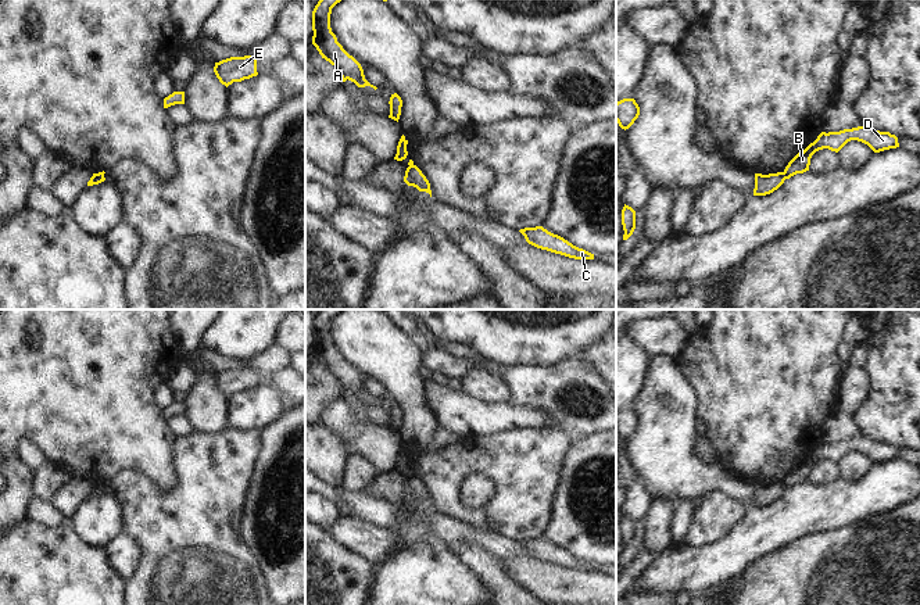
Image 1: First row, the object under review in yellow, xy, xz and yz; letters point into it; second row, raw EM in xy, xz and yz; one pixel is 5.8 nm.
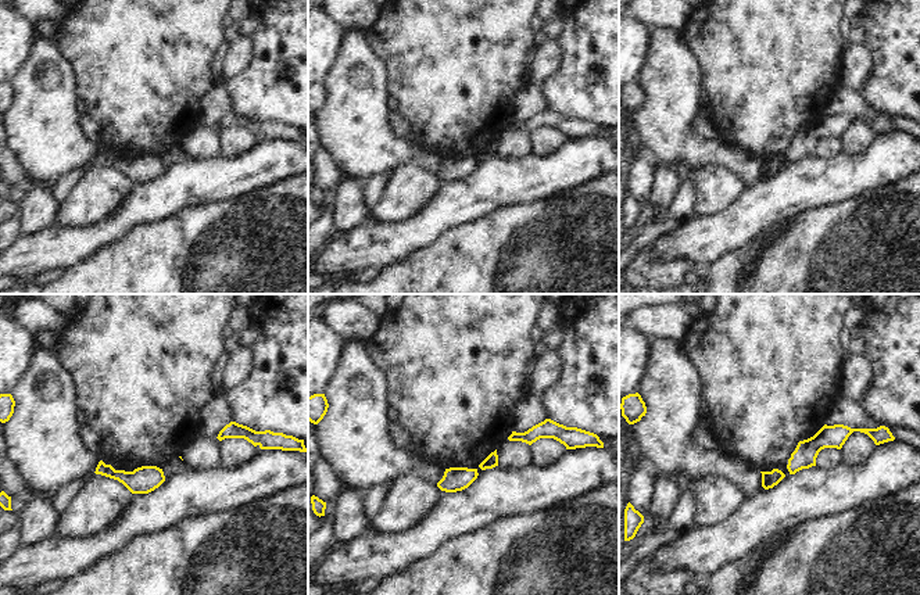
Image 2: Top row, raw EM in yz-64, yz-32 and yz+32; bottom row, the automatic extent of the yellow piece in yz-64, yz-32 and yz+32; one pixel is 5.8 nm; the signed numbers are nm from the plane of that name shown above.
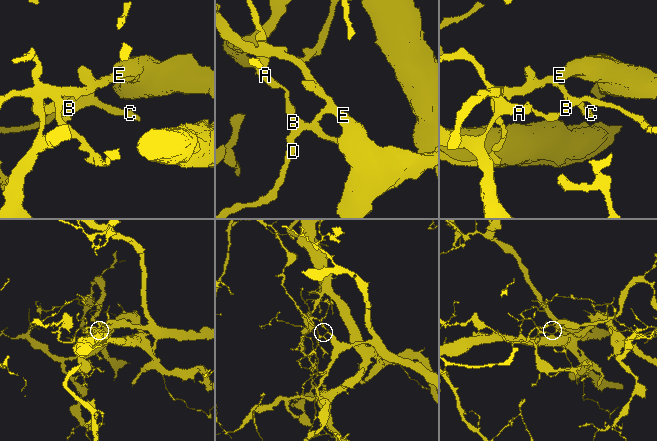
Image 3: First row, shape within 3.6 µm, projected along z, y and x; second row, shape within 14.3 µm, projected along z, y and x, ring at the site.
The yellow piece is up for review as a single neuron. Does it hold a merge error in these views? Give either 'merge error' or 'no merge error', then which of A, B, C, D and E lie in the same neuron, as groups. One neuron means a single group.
merge error | A / B C D E

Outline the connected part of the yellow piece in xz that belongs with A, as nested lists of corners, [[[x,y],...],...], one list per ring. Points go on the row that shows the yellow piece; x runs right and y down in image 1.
[[[319,0],[312,11],[312,44],[316,47],[322,58],[329,61],[343,82],[347,79],[354,82],[358,87],[376,86],[370,85],[364,75],[361,64],[350,56],[343,46],[337,42],[336,35],[330,28],[332,8],[341,0]]]

